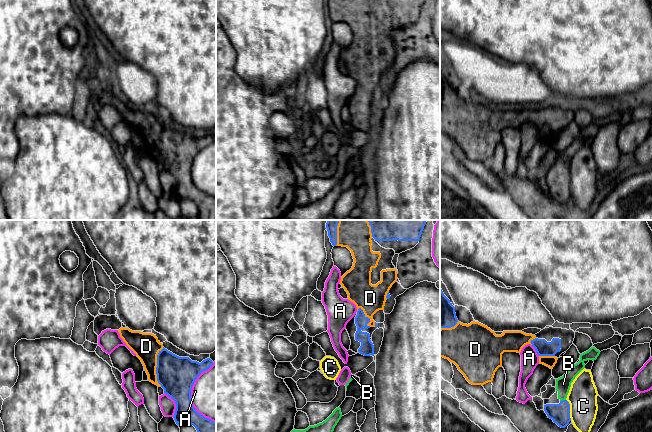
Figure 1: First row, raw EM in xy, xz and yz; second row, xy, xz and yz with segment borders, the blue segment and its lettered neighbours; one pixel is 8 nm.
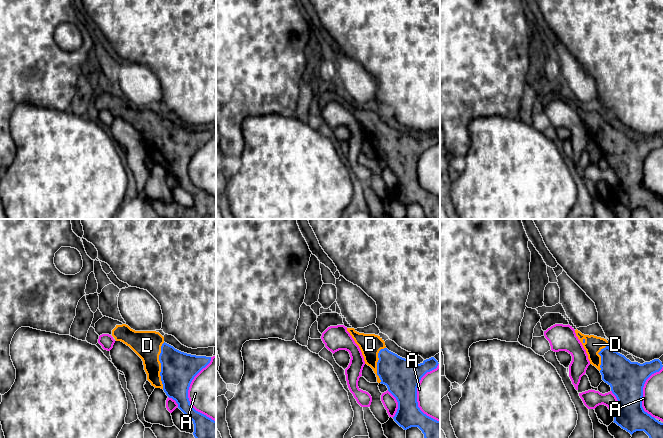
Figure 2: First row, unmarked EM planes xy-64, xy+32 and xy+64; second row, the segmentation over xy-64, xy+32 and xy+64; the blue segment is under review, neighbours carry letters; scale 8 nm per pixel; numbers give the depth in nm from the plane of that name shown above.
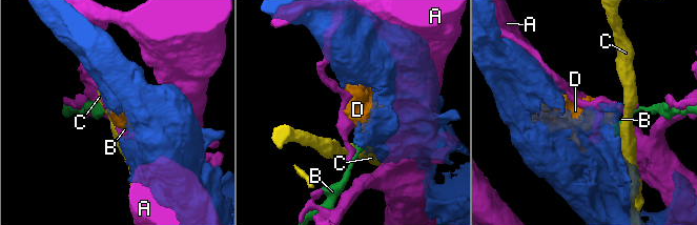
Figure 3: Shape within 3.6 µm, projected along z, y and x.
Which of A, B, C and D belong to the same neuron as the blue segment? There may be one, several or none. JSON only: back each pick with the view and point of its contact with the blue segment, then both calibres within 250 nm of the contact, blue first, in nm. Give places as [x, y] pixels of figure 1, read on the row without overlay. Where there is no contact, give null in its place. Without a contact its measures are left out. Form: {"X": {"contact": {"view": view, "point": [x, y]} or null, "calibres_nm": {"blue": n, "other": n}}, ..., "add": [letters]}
{"D": {"contact": {"view": "xy", "point": [156, 143]}, "calibres_nm": {"blue": 300, "other": 220}}, "add": ["D"]}

